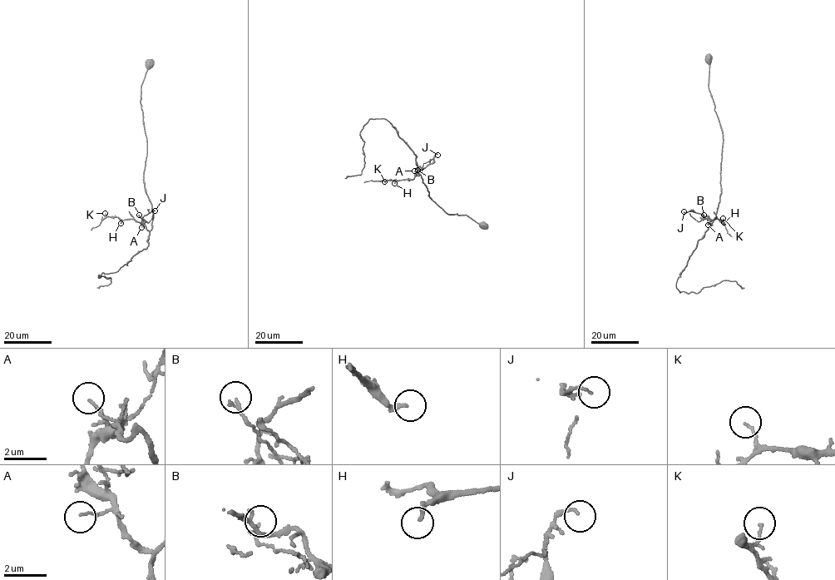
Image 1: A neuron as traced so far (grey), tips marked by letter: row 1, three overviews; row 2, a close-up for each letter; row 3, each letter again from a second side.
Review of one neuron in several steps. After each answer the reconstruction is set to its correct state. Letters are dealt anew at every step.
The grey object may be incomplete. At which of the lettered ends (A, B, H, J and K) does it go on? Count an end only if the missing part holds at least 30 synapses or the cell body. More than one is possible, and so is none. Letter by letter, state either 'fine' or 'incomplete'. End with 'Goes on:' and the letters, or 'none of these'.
A: fine
B: fine
H: incomplete
J: fine
K: fine
Goes on: H

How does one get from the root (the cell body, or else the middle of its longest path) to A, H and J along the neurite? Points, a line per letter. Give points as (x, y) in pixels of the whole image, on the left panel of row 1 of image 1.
A: (148, 63), (141, 86), (140, 103), (147, 142), (143, 182), (151, 205), (153, 220), (150, 230), (141, 227)
H: (148, 63), (140, 103), (147, 142), (143, 182), (151, 205), (151, 228), (149, 231), (131, 219), (121, 223)
J: (148, 63), (140, 103), (147, 142), (143, 182), (153, 213), (149, 231), (141, 219), (155, 210)

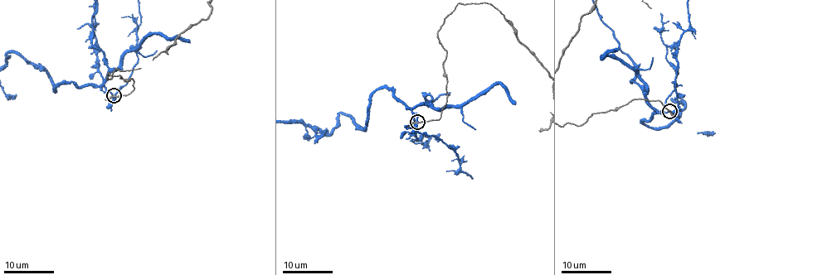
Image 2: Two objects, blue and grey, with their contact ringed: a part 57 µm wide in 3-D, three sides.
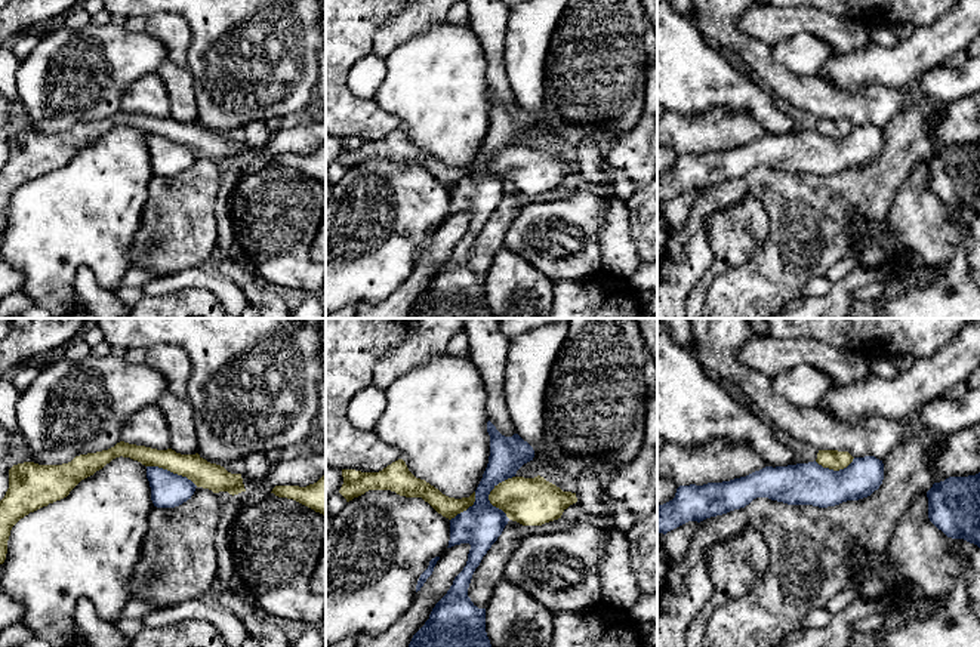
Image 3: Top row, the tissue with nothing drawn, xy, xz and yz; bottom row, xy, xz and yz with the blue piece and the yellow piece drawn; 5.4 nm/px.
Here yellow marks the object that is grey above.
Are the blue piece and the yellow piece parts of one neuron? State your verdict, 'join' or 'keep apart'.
keep apart

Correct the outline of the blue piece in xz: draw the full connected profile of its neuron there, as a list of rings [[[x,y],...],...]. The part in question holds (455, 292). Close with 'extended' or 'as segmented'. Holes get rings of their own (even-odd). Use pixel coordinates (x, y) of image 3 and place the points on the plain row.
[[[490,89],[487,90],[487,101],[490,104],[490,124],[483,147],[475,158],[475,170],[466,179],[450,188],[450,209],[447,216],[469,212],[471,218],[466,234],[454,246],[447,262],[435,272],[425,293],[413,304],[407,318],[491,318],[486,301],[486,277],[478,277],[471,269],[468,256],[475,237],[509,190],[502,178],[490,172],[489,163],[499,151],[515,145],[524,132],[533,129],[534,118],[518,102],[512,105],[502,104]]]; as segmented

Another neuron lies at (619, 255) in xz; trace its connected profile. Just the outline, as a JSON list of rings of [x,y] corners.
[[[605,197],[605,219],[601,228],[601,269],[620,280],[628,280],[642,262],[631,237],[626,201]]]

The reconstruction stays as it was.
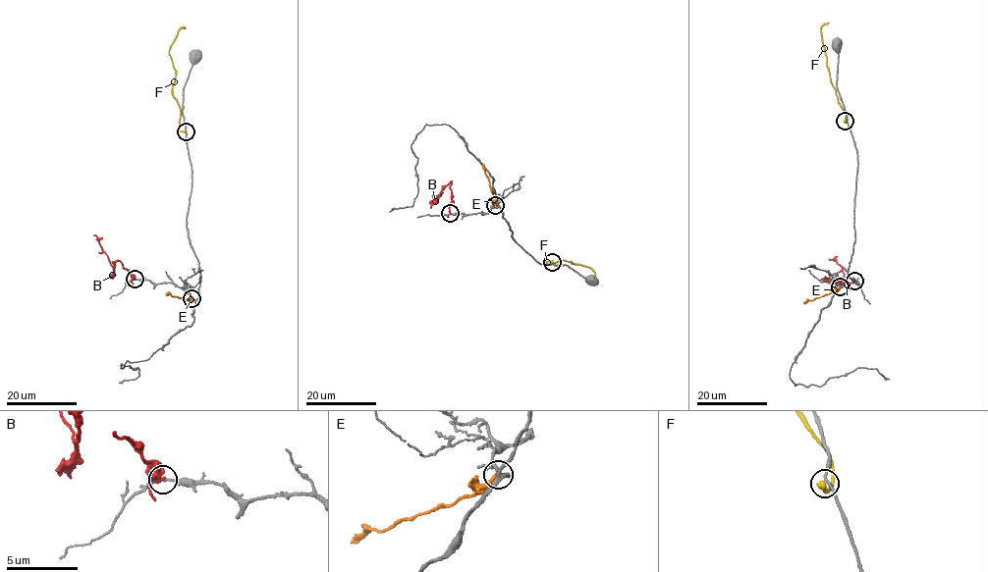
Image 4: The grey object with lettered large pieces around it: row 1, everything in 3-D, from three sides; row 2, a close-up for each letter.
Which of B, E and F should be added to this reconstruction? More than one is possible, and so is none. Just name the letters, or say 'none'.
none

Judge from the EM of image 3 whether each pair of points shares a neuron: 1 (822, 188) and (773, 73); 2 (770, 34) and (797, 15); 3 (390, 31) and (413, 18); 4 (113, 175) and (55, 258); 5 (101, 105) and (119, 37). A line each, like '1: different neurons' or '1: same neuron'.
1: different neurons
2: same neuron
3: same neuron
4: same neuron
5: same neuron

